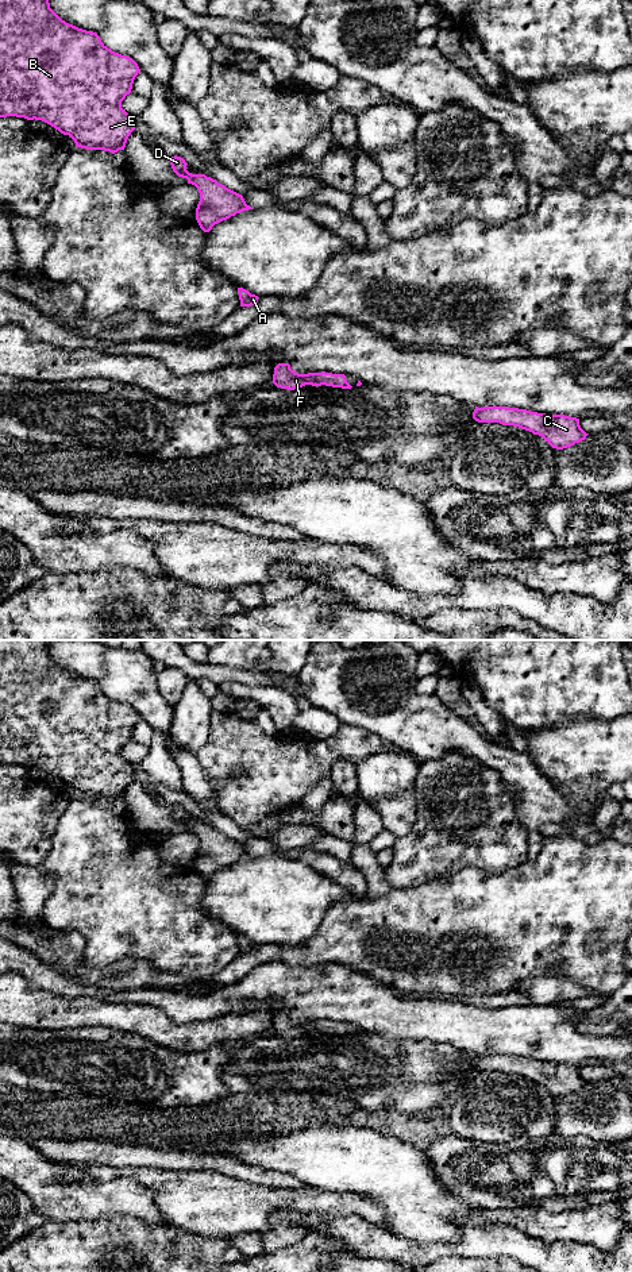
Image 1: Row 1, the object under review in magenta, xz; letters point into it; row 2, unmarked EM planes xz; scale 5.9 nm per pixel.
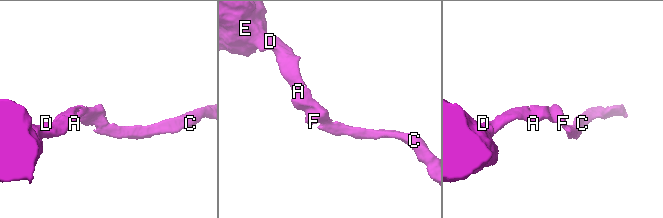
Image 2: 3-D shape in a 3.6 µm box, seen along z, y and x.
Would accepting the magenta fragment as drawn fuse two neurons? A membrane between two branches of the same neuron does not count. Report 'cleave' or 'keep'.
keep

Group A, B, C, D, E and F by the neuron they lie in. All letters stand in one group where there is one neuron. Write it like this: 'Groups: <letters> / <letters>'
Groups: A B C D E F

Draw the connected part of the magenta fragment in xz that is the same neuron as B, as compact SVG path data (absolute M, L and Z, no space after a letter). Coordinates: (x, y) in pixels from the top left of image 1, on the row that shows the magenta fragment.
M0 0L0 117L16 116L27 120L42 120L61 134L69 135L74 140L76 147L104 150L115 154L119 150L124 150L128 136L135 130L135 122L122 108L122 101L131 93L134 80L139 72L140 69L132 58L108 49L96 32L78 28L62 20L50 8L49 0Z

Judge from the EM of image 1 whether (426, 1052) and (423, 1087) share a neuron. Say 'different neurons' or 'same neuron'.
same neuron

